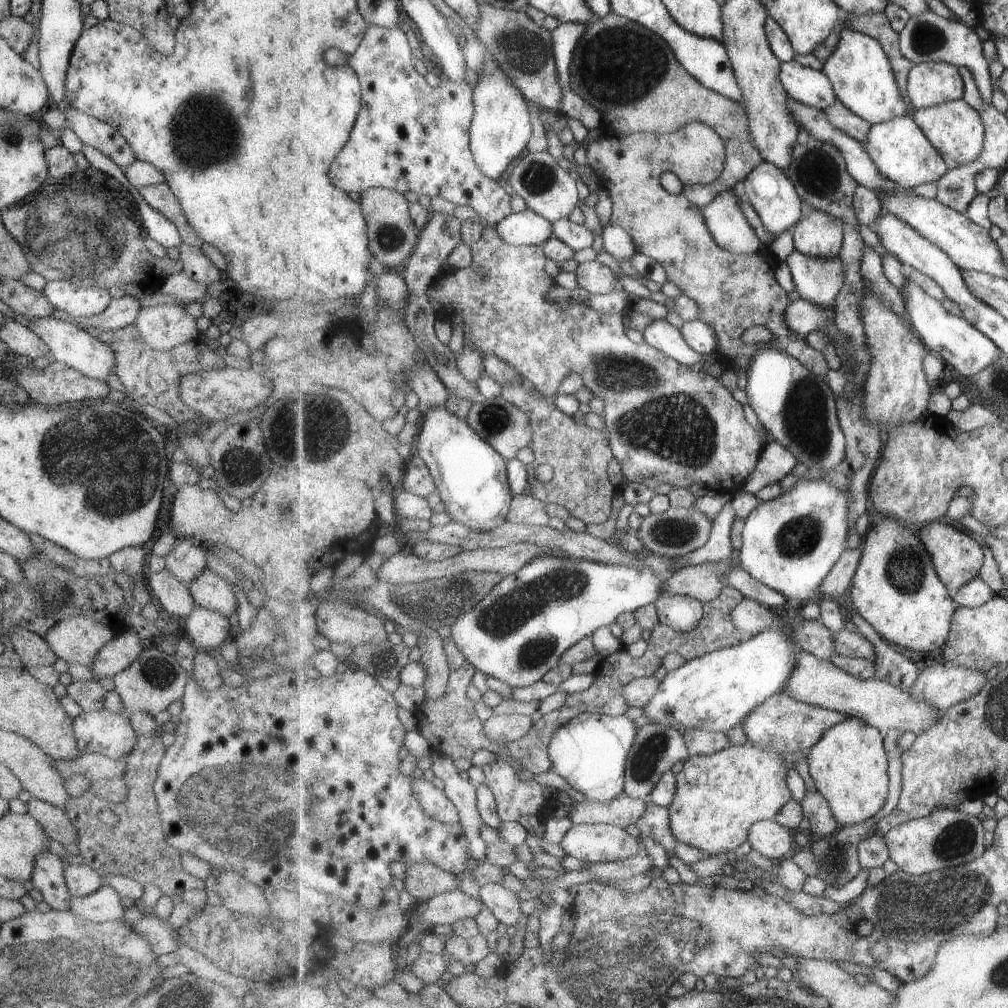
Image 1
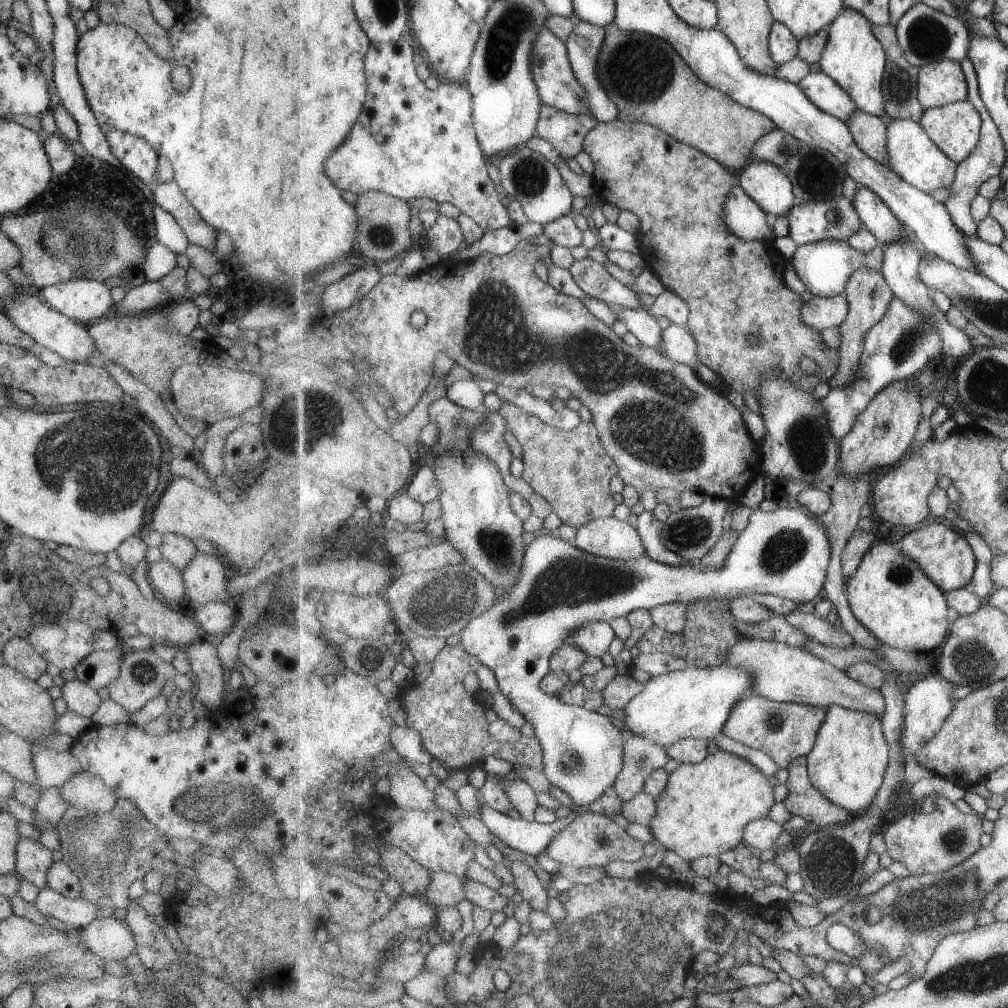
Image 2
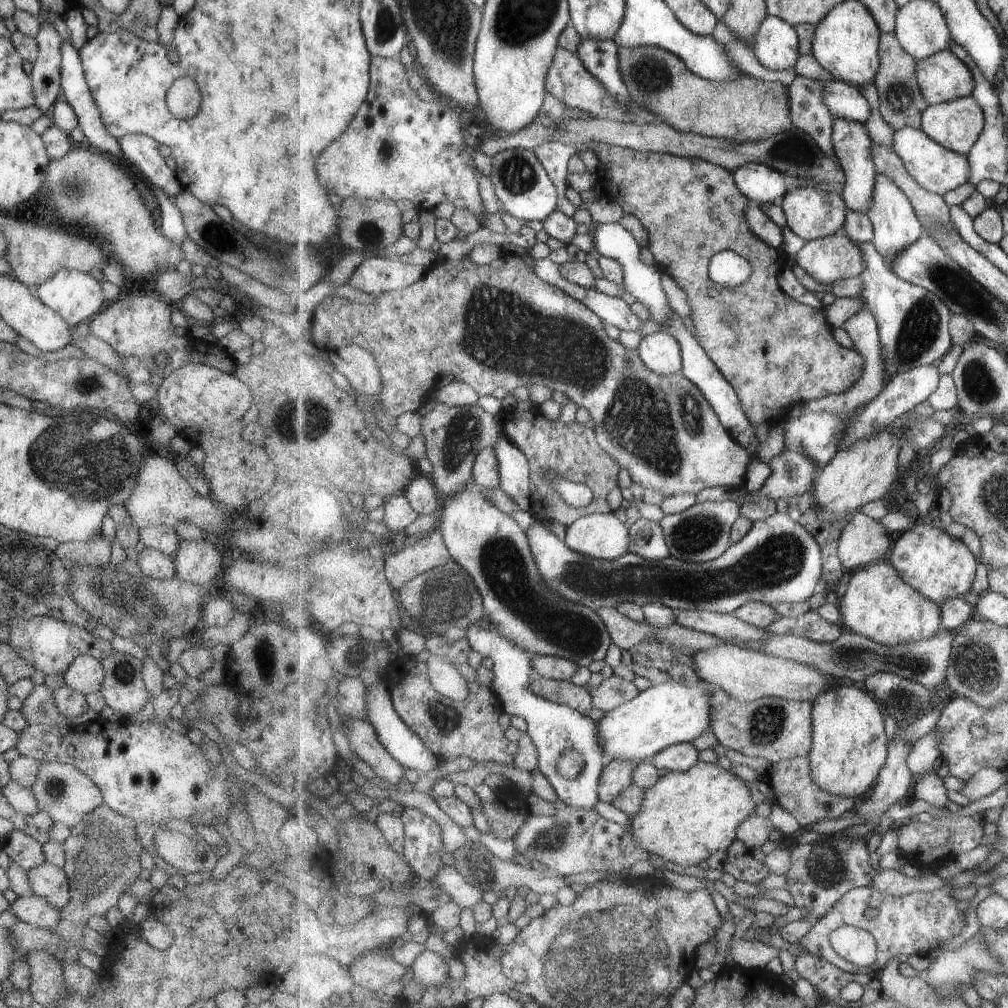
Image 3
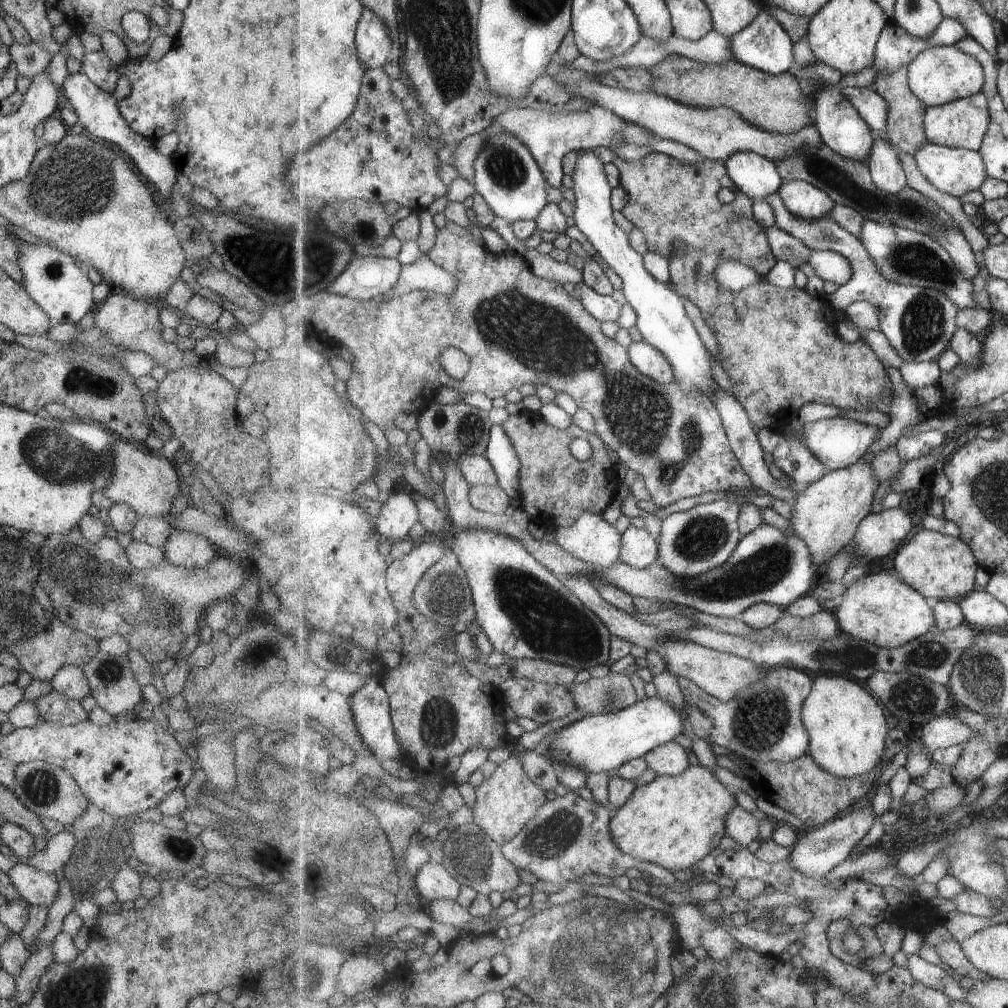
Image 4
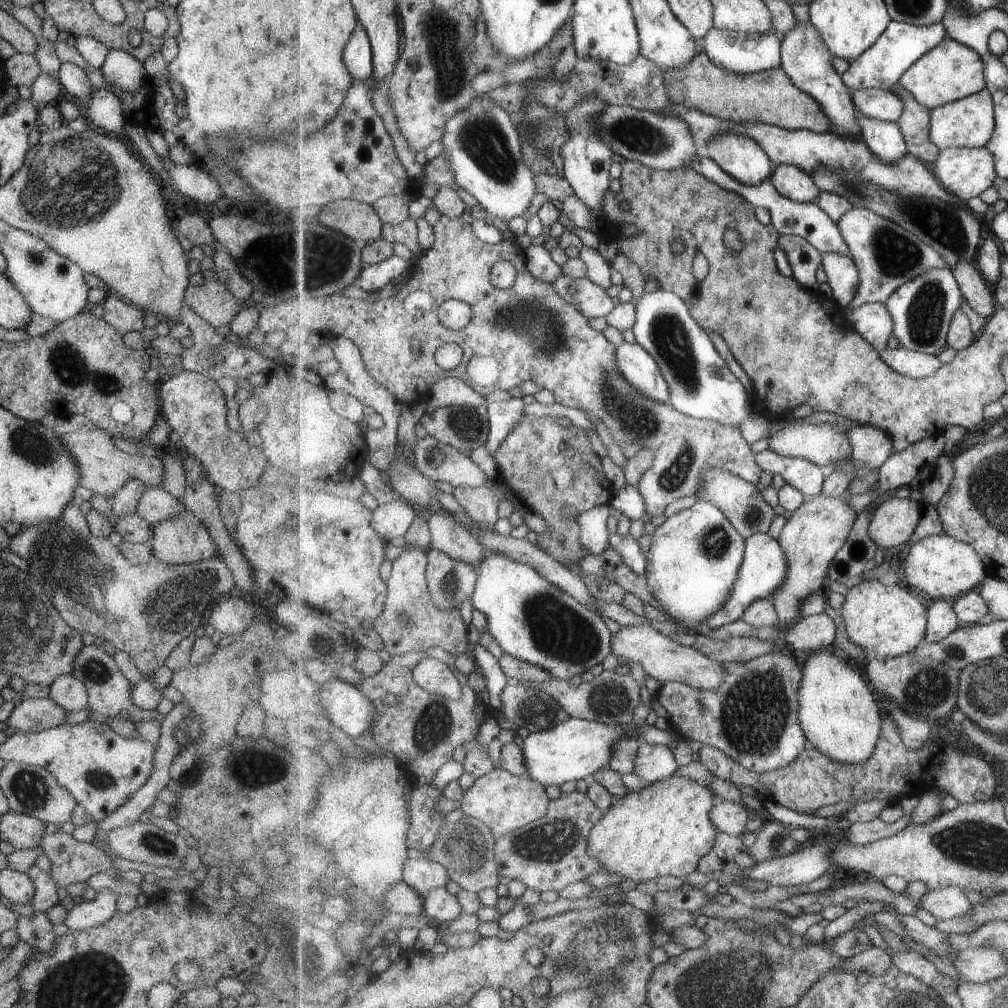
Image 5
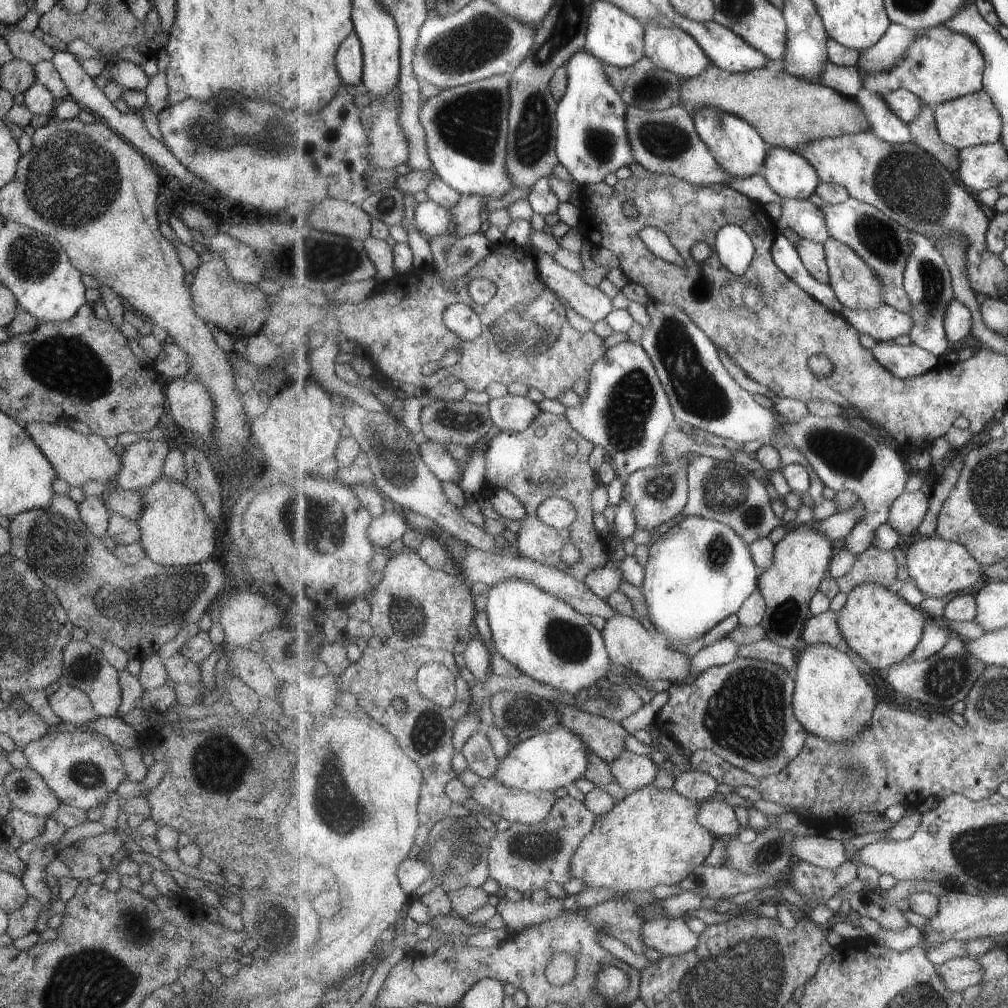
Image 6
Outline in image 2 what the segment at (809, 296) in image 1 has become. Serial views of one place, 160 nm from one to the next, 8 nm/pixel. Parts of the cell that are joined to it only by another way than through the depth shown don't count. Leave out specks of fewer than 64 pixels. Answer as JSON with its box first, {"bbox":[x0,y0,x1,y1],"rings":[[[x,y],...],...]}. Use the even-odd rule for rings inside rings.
{"bbox":[789,240,885,297],"rings":[[[821,240],[799,246],[793,257],[789,260],[795,266],[796,273],[807,286],[807,290],[812,295],[819,297],[835,297],[845,294],[847,284],[855,274],[855,270],[861,266],[881,270],[885,260],[885,250],[882,246],[877,246],[869,254],[857,251],[844,240]]]}

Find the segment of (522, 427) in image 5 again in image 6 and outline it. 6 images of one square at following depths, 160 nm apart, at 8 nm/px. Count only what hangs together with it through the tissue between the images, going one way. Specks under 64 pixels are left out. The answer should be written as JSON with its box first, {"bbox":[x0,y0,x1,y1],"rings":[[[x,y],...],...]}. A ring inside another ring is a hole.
{"bbox":[485,411,610,583],"rings":[[[542,411],[533,424],[523,432],[500,432],[491,439],[485,453],[486,474],[485,480],[493,484],[494,488],[511,490],[516,498],[519,498],[527,508],[527,518],[523,520],[521,532],[519,532],[519,550],[525,556],[531,556],[533,560],[539,560],[545,566],[557,568],[571,578],[585,583],[585,578],[591,572],[607,566],[610,562],[607,541],[597,534],[597,528],[593,524],[595,515],[593,507],[593,492],[599,482],[595,470],[591,468],[591,456],[595,450],[595,444],[583,438],[571,425],[571,422],[563,415],[555,415]],[[549,498],[569,499],[577,510],[577,520],[568,528],[549,528],[543,530],[543,546],[533,546],[533,528],[535,524],[545,524],[539,519],[539,506]],[[567,542],[573,542],[581,552],[581,560],[577,564],[565,564],[561,558],[561,550]],[[561,544],[561,546],[551,546]]]}

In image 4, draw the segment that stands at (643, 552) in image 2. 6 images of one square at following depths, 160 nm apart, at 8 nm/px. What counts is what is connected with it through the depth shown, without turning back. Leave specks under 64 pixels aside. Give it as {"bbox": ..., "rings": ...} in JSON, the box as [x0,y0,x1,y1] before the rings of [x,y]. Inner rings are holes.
{"bbox":[545,511,622,568],"rings":[[[584,511],[571,527],[545,528],[574,558],[597,568],[610,568],[619,562],[622,534],[601,513]]]}

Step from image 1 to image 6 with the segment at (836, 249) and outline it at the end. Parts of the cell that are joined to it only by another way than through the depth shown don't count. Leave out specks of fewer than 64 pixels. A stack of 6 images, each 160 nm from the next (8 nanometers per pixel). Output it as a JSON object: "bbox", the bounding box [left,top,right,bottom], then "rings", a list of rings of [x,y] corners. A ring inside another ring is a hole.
{"bbox":[764,147,822,199],"rings":[[[771,147],[764,167],[764,177],[771,188],[788,199],[808,199],[822,181],[805,156],[787,147]]]}

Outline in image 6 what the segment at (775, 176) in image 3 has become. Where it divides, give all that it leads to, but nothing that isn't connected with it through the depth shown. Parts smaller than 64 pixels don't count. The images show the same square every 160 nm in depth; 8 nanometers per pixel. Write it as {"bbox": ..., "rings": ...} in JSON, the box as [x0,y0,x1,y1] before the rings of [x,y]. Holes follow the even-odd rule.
{"bbox":[692,106,771,177],"rings":[[[716,106],[699,107],[692,114],[698,134],[707,143],[724,169],[727,169],[733,177],[757,175],[759,168],[766,161],[771,146],[762,137],[762,134],[754,126],[751,126],[750,122]]]}

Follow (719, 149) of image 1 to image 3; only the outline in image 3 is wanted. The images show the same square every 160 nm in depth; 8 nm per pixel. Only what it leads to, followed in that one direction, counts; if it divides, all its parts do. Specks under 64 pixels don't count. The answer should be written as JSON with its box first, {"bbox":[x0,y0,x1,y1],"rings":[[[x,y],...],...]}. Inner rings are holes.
{"bbox":[588,140,865,424],"rings":[[[593,140],[588,143],[588,150],[592,150],[600,161],[595,175],[598,184],[598,192],[603,199],[608,198],[611,201],[615,201],[624,214],[632,215],[640,222],[647,233],[648,245],[656,261],[656,266],[662,273],[673,276],[673,280],[675,280],[675,282],[685,290],[685,294],[689,296],[689,306],[691,306],[690,316],[693,321],[693,328],[696,332],[695,338],[697,342],[699,342],[700,346],[705,348],[707,355],[719,368],[722,376],[733,388],[735,388],[741,400],[743,410],[745,410],[747,417],[753,423],[761,424],[761,422],[765,422],[769,424],[770,421],[784,422],[788,420],[787,414],[789,414],[789,410],[791,410],[793,404],[797,404],[797,402],[801,401],[815,402],[817,399],[826,398],[831,394],[843,394],[843,392],[847,392],[849,388],[853,388],[853,384],[857,384],[857,382],[861,380],[863,368],[865,368],[865,358],[863,358],[859,352],[839,344],[834,336],[835,328],[827,322],[827,318],[825,318],[825,314],[823,314],[823,309],[797,302],[797,300],[793,299],[782,290],[779,283],[779,276],[787,265],[789,257],[787,257],[780,248],[773,248],[773,246],[766,244],[755,232],[753,232],[753,230],[751,230],[749,224],[747,224],[745,212],[751,201],[739,189],[734,172],[727,170],[727,168],[723,168],[723,166],[718,166],[717,164],[713,164],[713,162],[708,162],[699,158],[681,157],[658,151],[634,150],[633,148]],[[725,250],[733,250],[751,262],[753,274],[751,274],[751,278],[749,278],[747,282],[743,282],[743,284],[739,284],[739,286],[723,286],[723,284],[714,282],[709,278],[709,262],[711,262],[713,256]]]}

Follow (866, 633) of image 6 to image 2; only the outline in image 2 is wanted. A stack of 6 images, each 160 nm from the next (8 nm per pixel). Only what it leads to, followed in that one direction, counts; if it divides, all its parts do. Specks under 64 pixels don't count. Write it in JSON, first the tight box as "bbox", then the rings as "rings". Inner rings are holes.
{"bbox":[847,540,954,654],"rings":[[[885,540],[876,541],[873,546],[867,550],[867,554],[863,558],[859,569],[848,579],[847,591],[849,596],[849,601],[851,604],[851,609],[853,613],[881,640],[881,643],[891,648],[899,648],[901,650],[907,650],[907,652],[915,652],[921,654],[927,654],[931,650],[935,650],[938,646],[941,646],[943,642],[945,643],[945,638],[947,640],[954,616],[952,614],[952,609],[949,607],[946,592],[943,591],[935,582],[927,576],[927,572],[923,572],[923,566],[919,564],[919,560],[913,560],[909,554],[903,554],[903,550],[895,543],[889,543]]]}

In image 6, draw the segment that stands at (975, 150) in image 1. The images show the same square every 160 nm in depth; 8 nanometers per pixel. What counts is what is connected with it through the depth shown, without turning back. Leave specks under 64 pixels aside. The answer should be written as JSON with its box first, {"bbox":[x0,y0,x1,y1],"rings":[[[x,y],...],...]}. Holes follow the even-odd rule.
{"bbox":[935,88,1004,149],"rings":[[[983,88],[935,107],[936,121],[941,138],[955,148],[966,149],[970,146],[994,143],[1000,140],[1004,129],[1003,119],[994,99]]]}

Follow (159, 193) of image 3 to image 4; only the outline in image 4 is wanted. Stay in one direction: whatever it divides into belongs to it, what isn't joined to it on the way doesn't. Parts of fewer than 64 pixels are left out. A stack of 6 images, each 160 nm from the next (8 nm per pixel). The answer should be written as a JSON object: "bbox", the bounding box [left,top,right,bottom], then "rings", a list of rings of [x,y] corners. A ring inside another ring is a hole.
{"bbox":[60,71,177,196],"rings":[[[80,71],[74,74],[67,74],[61,82],[60,91],[73,106],[74,114],[83,127],[84,133],[91,138],[105,142],[126,157],[129,154],[129,158],[137,166],[137,170],[149,182],[153,182],[163,196],[165,194],[171,195],[171,191],[173,188],[176,188],[177,182],[177,178],[175,178],[176,169],[174,168],[174,158],[161,156],[155,149],[153,141],[129,130],[129,126],[125,124],[125,120],[123,120],[116,108],[115,98],[113,96],[103,93]]]}

